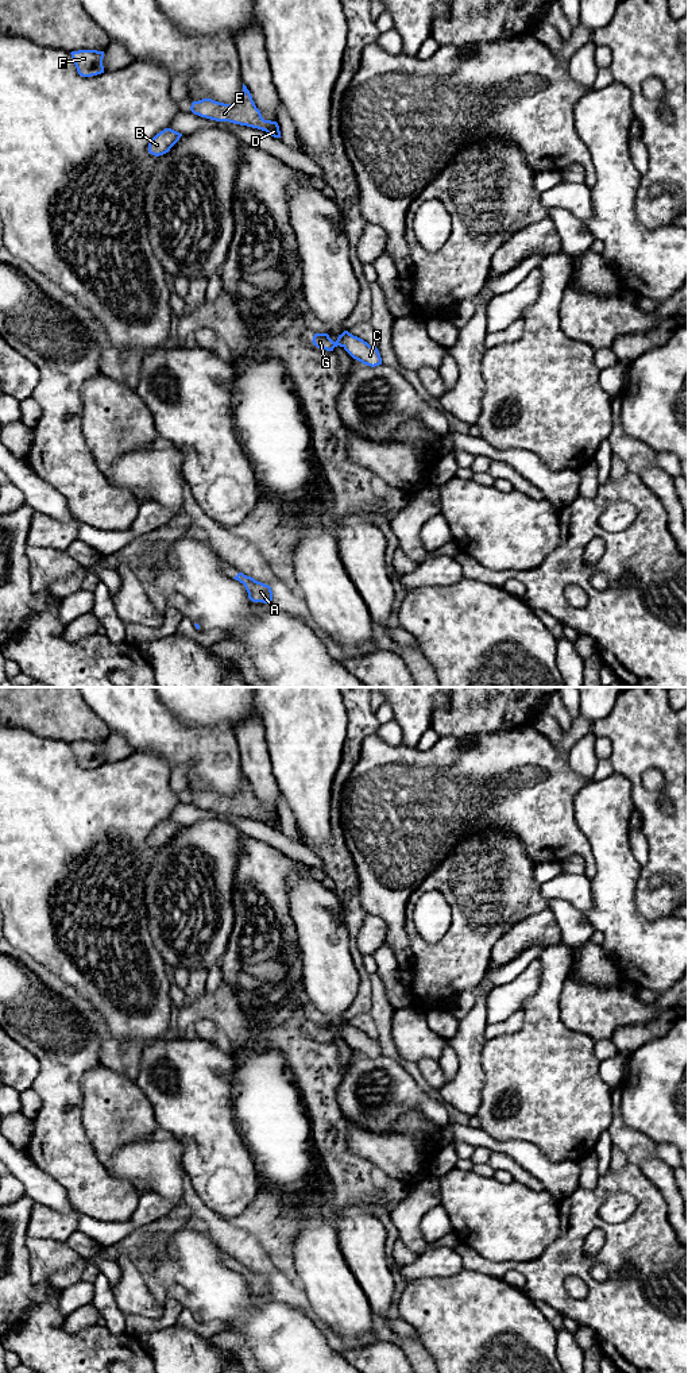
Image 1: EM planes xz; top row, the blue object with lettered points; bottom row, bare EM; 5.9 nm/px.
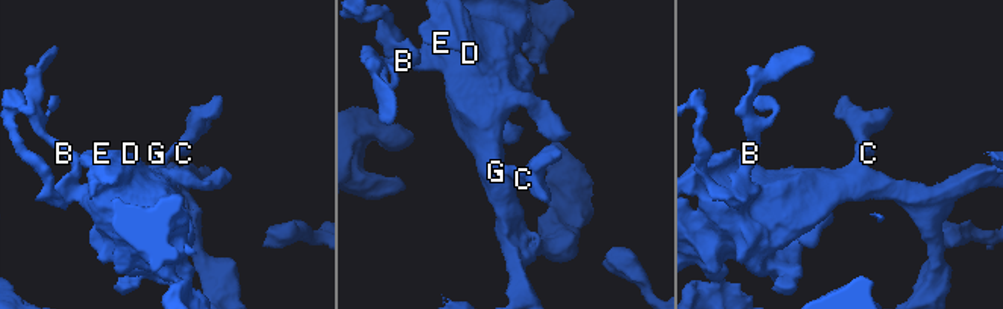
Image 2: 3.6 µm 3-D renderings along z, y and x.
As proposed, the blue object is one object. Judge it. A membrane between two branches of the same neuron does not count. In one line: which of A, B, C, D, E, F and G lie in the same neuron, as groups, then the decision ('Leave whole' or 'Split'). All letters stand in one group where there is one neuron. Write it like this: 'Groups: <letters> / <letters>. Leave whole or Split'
Groups: A B C D E F G. Leave whole

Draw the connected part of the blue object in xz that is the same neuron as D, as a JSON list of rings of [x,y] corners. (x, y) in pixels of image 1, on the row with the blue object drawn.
[[[244,84],[243,95],[237,101],[224,104],[212,99],[202,99],[200,101],[193,101],[190,111],[201,117],[258,128],[274,138],[281,138],[278,123],[262,117],[260,111],[256,108],[251,93]]]

